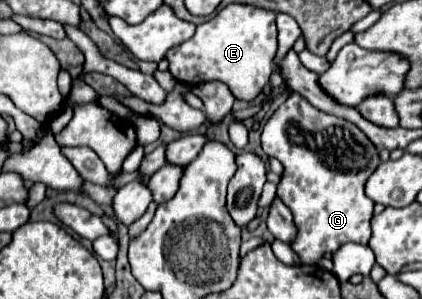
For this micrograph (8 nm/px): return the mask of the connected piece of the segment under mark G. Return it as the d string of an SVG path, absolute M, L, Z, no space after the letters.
M293 92L267 120L261 142L265 154L275 156L285 168L277 196L293 212L299 236L291 248L301 258L301 264L313 266L323 254L333 254L347 242L369 242L373 202L365 196L363 186L375 172L379 154L355 124L323 114Z

